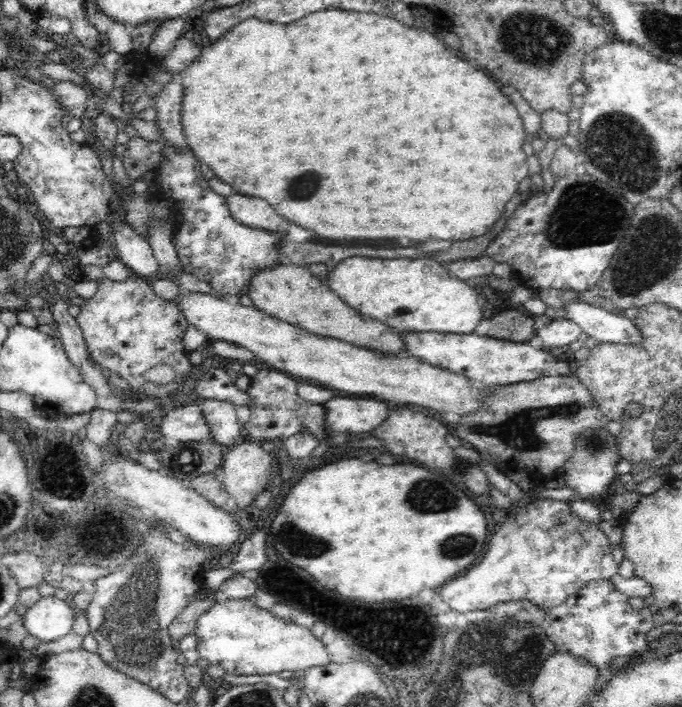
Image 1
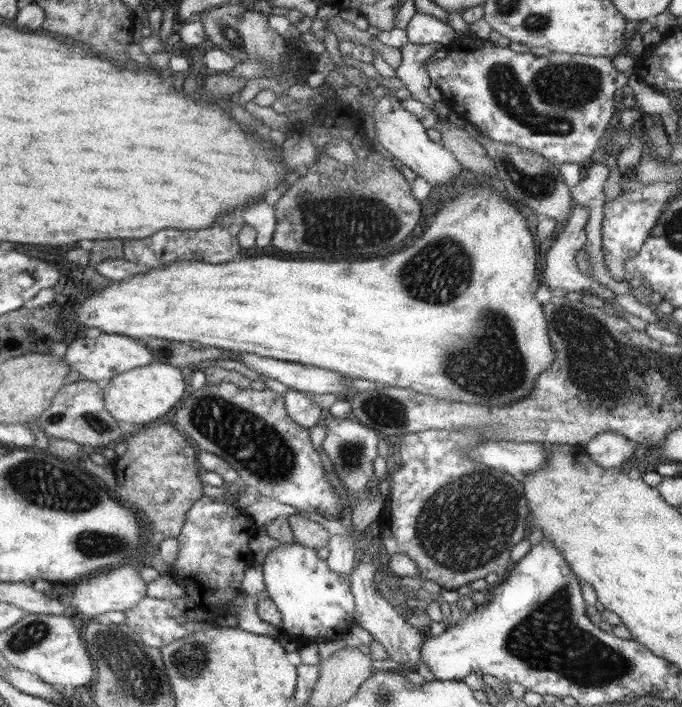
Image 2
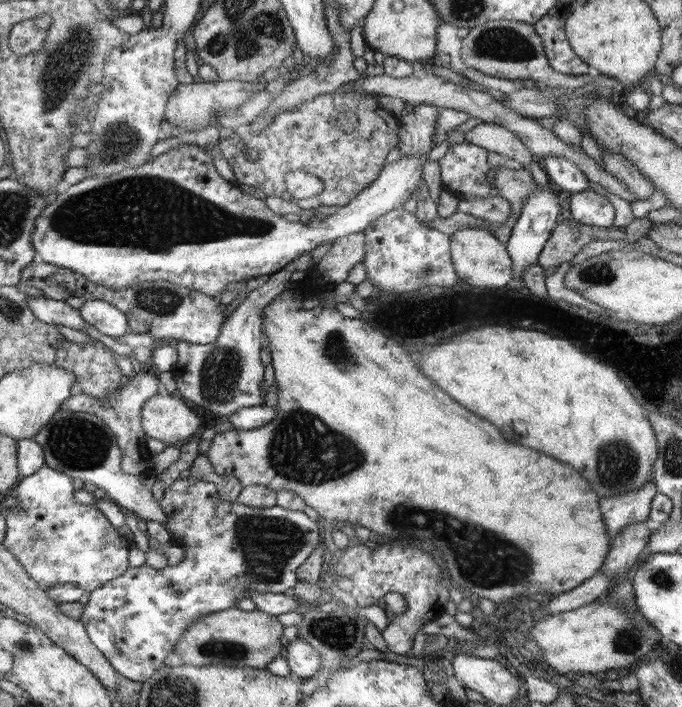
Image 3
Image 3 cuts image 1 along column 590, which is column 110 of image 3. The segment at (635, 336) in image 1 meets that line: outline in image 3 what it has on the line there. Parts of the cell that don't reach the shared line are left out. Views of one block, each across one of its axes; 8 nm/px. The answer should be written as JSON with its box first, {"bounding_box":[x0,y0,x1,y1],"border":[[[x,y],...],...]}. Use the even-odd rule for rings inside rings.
{"bounding_box":[78,301,129,339],"border":[[[86,301],[78,312],[89,326],[94,326],[96,330],[100,330],[106,336],[115,339],[129,332],[127,316],[104,301]]]}

